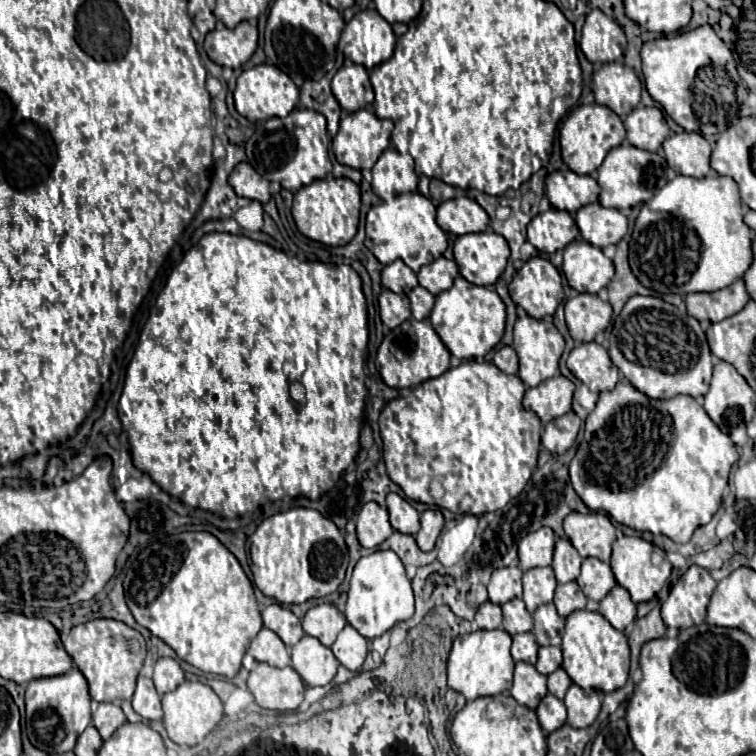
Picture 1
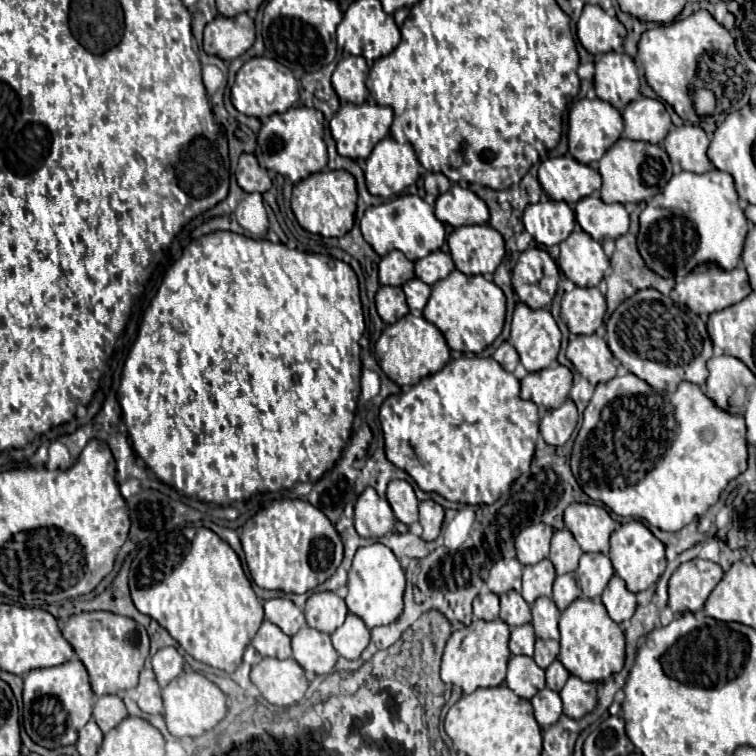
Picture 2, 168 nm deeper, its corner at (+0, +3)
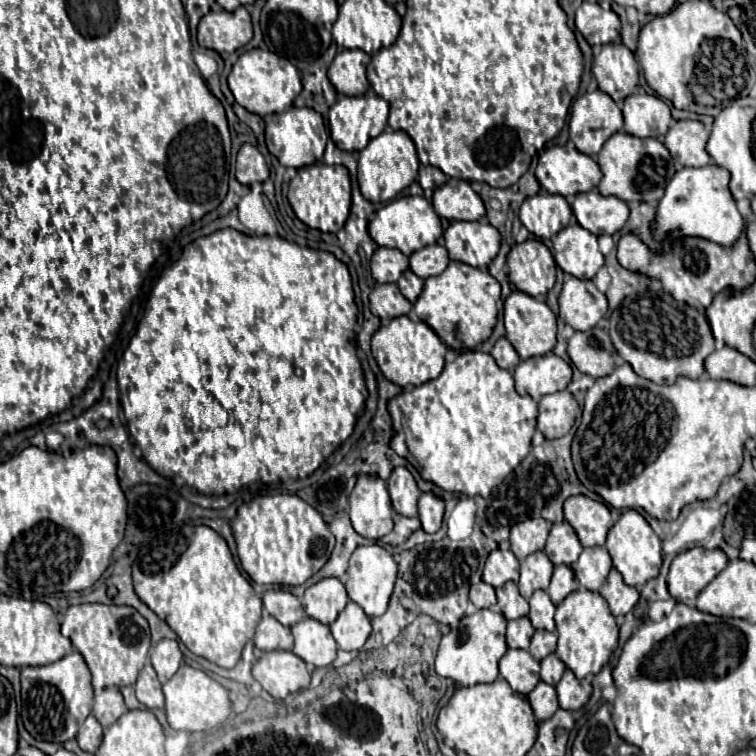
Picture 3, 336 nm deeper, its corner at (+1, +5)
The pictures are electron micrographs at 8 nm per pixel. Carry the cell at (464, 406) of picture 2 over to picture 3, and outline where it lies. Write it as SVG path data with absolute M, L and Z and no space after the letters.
M477 350L461 352L455 362L445 364L439 378L405 390L389 400L389 414L397 432L393 450L399 456L409 454L411 464L425 480L449 492L467 496L479 494L483 498L529 454L531 436L537 428L537 402L531 396L519 396L513 386L513 376L499 368L491 354Z

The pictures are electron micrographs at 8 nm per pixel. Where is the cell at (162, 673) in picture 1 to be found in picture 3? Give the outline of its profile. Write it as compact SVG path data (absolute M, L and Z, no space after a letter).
M161 640L151 652L151 664L161 682L167 682L183 662L183 654L175 640Z

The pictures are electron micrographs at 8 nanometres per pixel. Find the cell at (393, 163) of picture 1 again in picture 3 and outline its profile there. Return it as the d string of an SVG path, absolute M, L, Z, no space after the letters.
M385 128L379 136L371 138L369 144L359 152L359 168L357 170L359 170L357 180L359 180L363 198L373 204L389 202L417 178L419 158L415 152L415 144L407 132Z

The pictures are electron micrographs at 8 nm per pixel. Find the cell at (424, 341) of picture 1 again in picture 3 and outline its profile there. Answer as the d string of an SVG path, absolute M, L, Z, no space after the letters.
M399 316L399 318L393 318L387 326L381 326L373 334L371 350L387 380L399 386L409 386L409 384L421 386L423 382L433 380L441 374L447 348L425 322L419 322L419 320L415 322L409 316Z

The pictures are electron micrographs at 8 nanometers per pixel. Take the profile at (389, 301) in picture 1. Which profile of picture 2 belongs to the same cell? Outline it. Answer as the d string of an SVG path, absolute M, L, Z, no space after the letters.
M380 286L376 292L376 310L386 324L394 324L398 318L404 318L408 314L408 304L402 288Z

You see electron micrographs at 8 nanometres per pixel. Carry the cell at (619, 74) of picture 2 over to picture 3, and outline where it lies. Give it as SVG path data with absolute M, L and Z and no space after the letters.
M605 44L593 60L593 74L599 90L609 94L615 102L621 102L637 88L639 64L625 44Z

